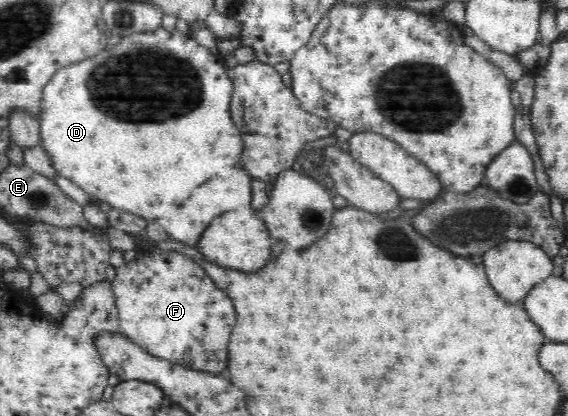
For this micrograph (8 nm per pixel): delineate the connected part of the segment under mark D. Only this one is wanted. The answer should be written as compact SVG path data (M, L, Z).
M160 27L154 31L133 33L130 46L134 50L138 46L162 48L172 56L180 54L182 48L196 48L188 58L200 78L202 104L194 112L168 122L132 124L108 116L92 104L88 90L90 70L112 54L106 48L102 54L60 70L43 88L39 118L41 147L50 155L58 174L87 192L94 203L107 202L136 216L166 218L168 212L176 210L174 206L178 202L190 196L194 186L200 186L214 176L208 172L212 168L204 168L204 140L224 154L224 164L228 162L224 168L230 168L243 151L242 134L229 113L233 82L227 74L226 64L199 45L190 34L178 33L175 29L167 32Z

